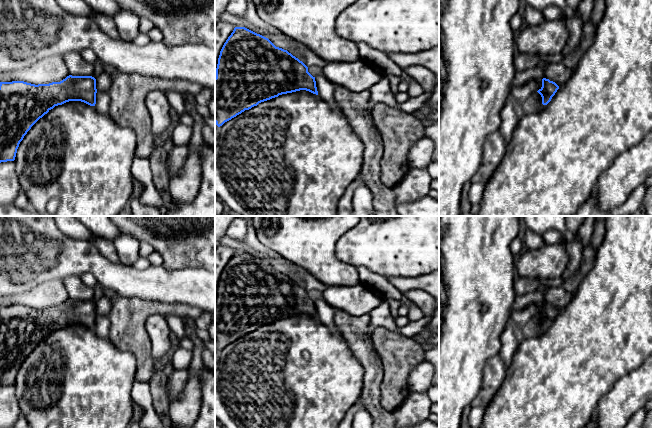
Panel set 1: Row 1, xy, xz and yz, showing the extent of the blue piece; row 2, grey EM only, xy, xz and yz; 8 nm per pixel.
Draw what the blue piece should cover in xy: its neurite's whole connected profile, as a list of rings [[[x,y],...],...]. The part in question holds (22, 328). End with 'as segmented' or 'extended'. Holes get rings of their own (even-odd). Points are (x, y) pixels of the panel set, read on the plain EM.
[[[69,299],[60,306],[31,308],[24,305],[0,306],[0,387],[14,385],[20,366],[31,351],[55,330],[69,325],[96,328],[96,303]]] | as segmented

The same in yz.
[[[542,303],[542,311],[537,315],[542,321],[542,328],[547,329],[555,319],[559,310],[549,303]]] | as segmented

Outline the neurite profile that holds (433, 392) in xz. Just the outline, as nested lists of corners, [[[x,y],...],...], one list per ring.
[[[432,385],[427,392],[432,403],[439,402],[439,386]]]

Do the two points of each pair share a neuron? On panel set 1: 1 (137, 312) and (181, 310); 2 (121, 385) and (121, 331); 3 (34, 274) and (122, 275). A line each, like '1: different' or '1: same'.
1: same
2: different
3: same

